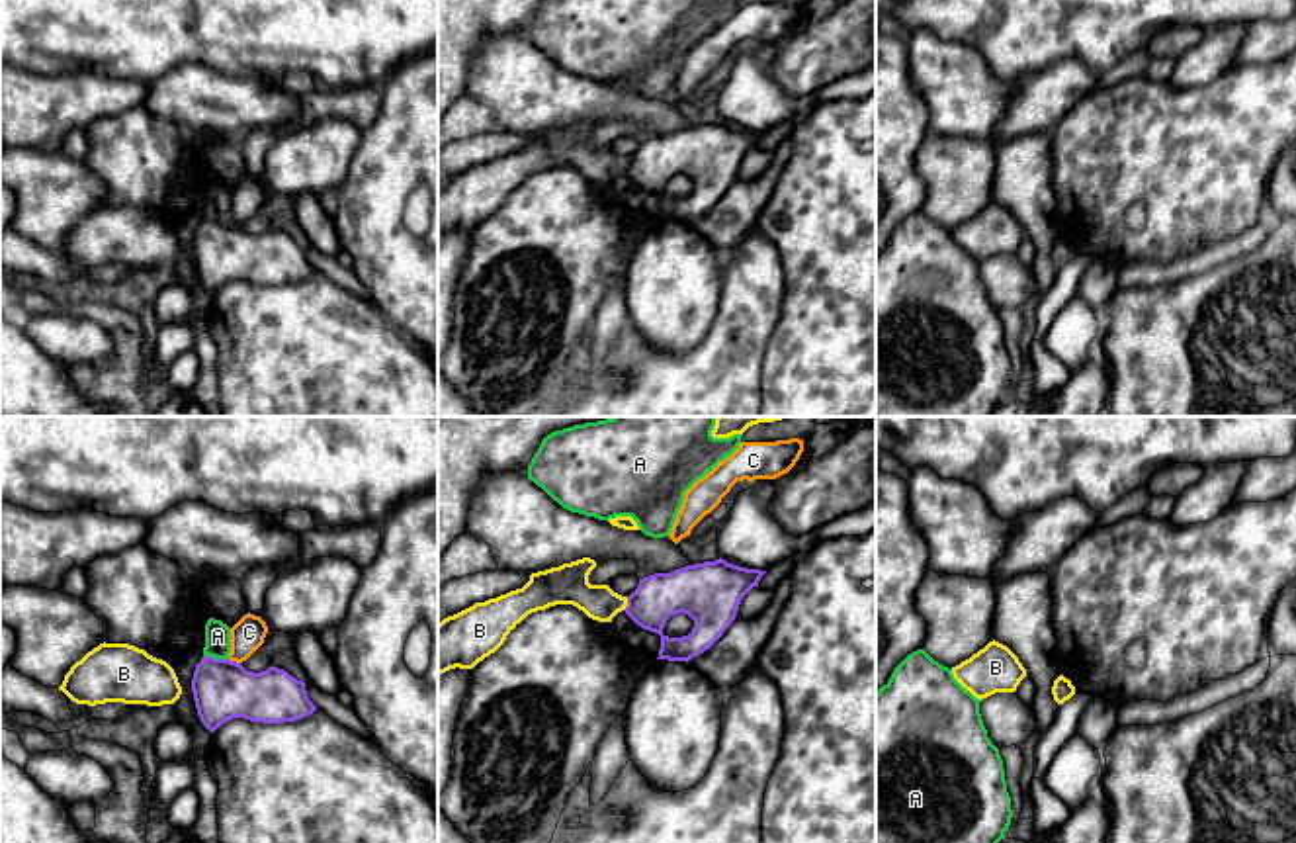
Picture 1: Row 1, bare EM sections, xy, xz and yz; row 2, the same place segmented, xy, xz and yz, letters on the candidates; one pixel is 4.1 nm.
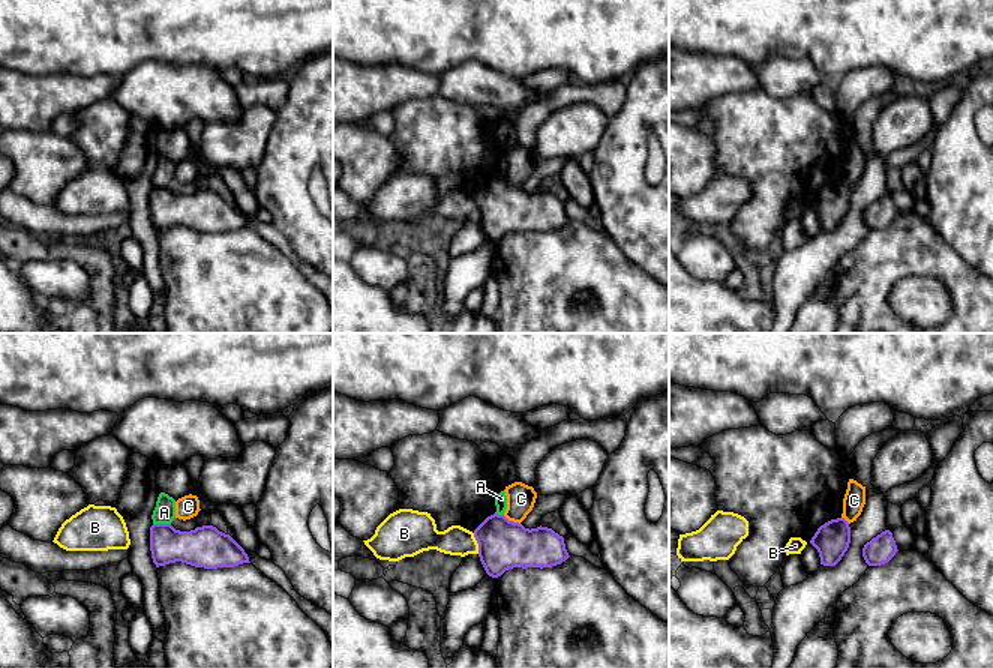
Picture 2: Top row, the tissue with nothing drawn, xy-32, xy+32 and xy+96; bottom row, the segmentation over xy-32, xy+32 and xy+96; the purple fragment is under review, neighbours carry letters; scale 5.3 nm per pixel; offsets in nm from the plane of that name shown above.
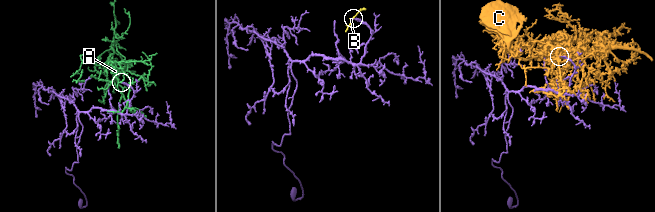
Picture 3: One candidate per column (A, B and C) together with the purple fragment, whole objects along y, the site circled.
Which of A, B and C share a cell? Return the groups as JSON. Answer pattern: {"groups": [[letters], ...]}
{"groups": [["A"], ["B"], ["C"]]}

